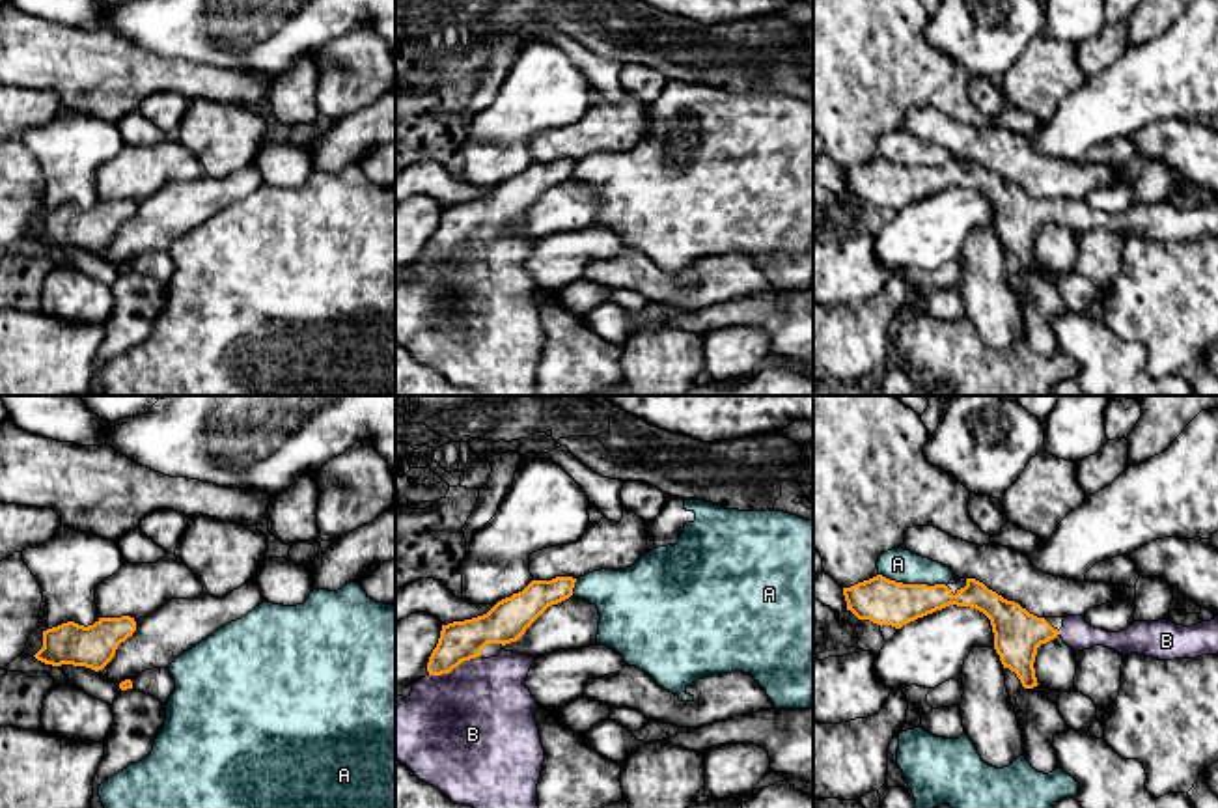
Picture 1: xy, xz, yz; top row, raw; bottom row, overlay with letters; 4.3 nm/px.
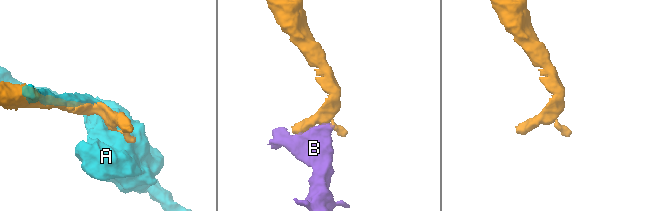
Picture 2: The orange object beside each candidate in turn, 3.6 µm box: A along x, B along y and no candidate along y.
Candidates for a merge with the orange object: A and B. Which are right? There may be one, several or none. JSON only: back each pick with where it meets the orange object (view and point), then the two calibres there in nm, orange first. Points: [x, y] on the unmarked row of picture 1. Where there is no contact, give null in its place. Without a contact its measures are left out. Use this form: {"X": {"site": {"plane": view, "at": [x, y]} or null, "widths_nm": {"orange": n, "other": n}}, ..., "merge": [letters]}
{"B": {"site": {"plane": "xz", "at": [454, 249]}, "widths_nm": {"orange": 180, "other": 480}}, "merge": ["B"]}

